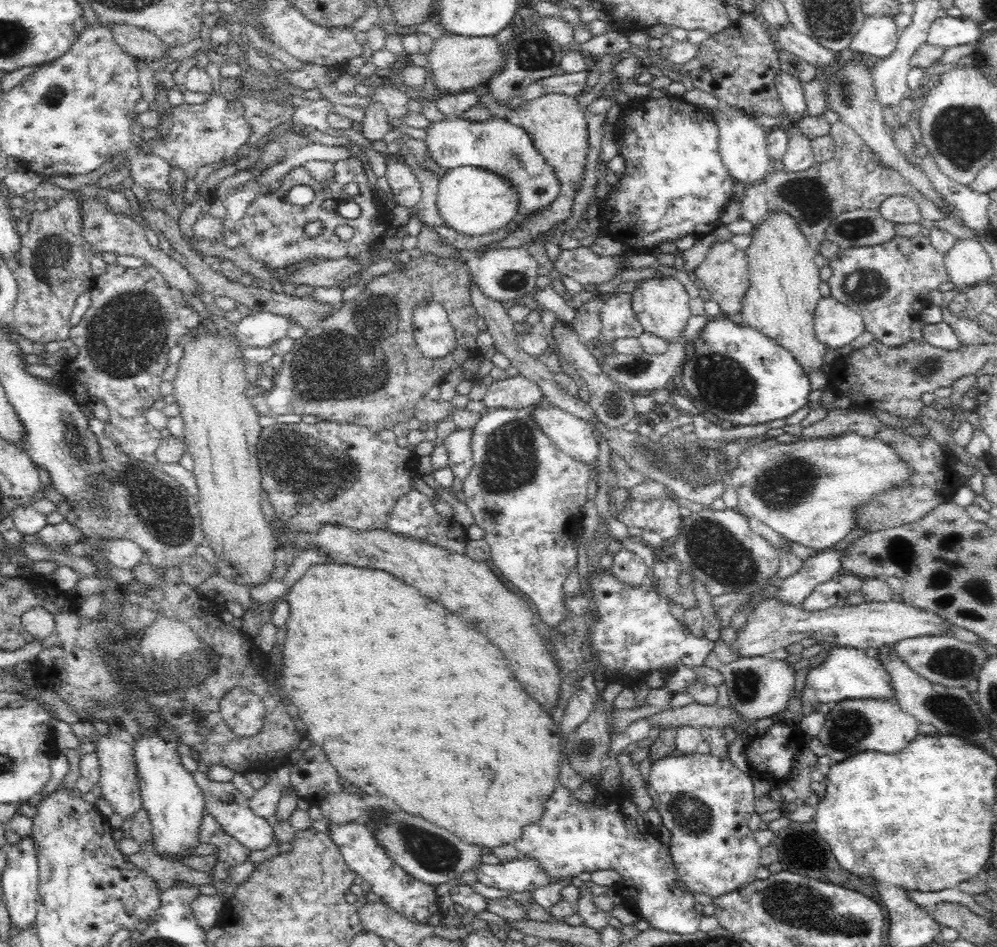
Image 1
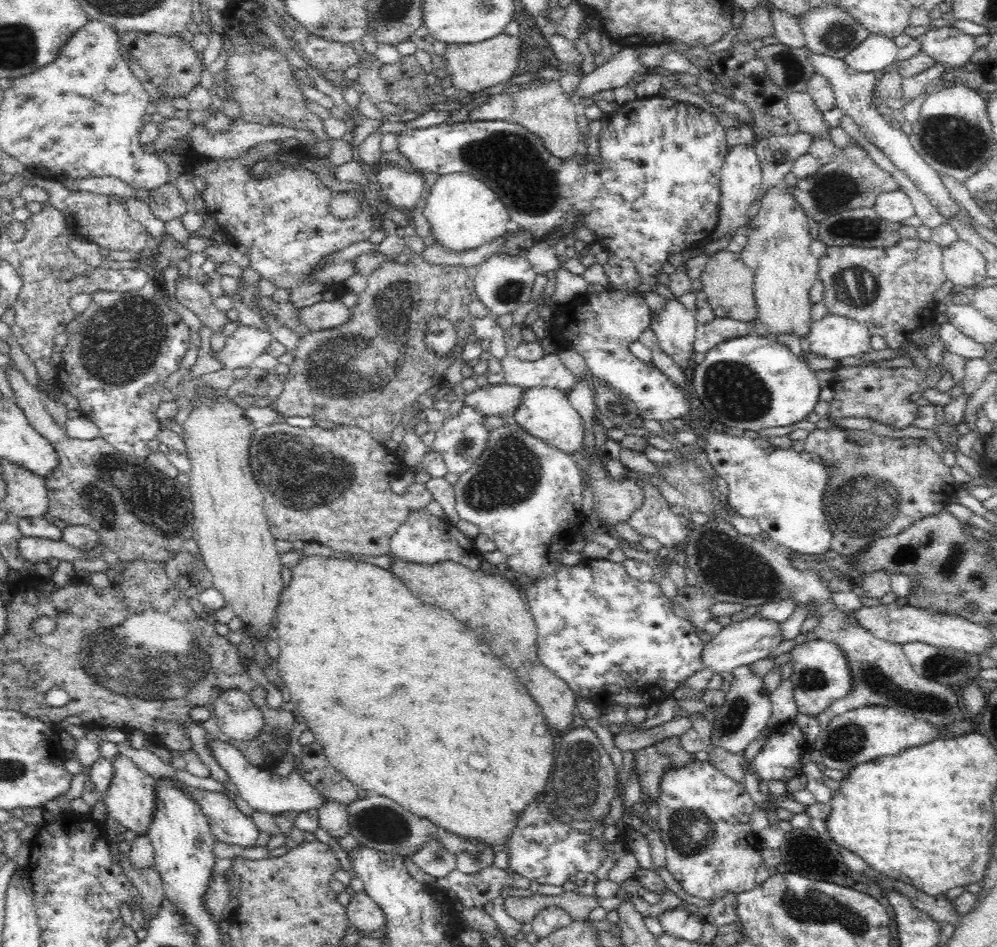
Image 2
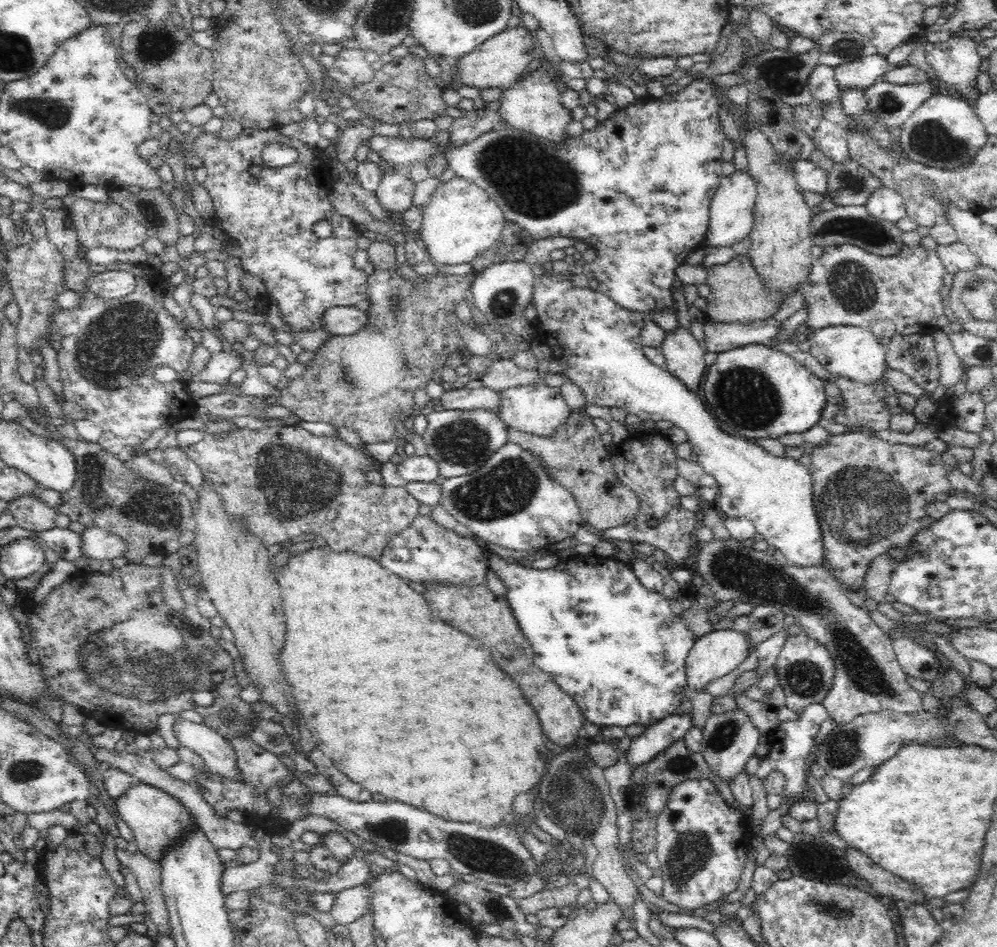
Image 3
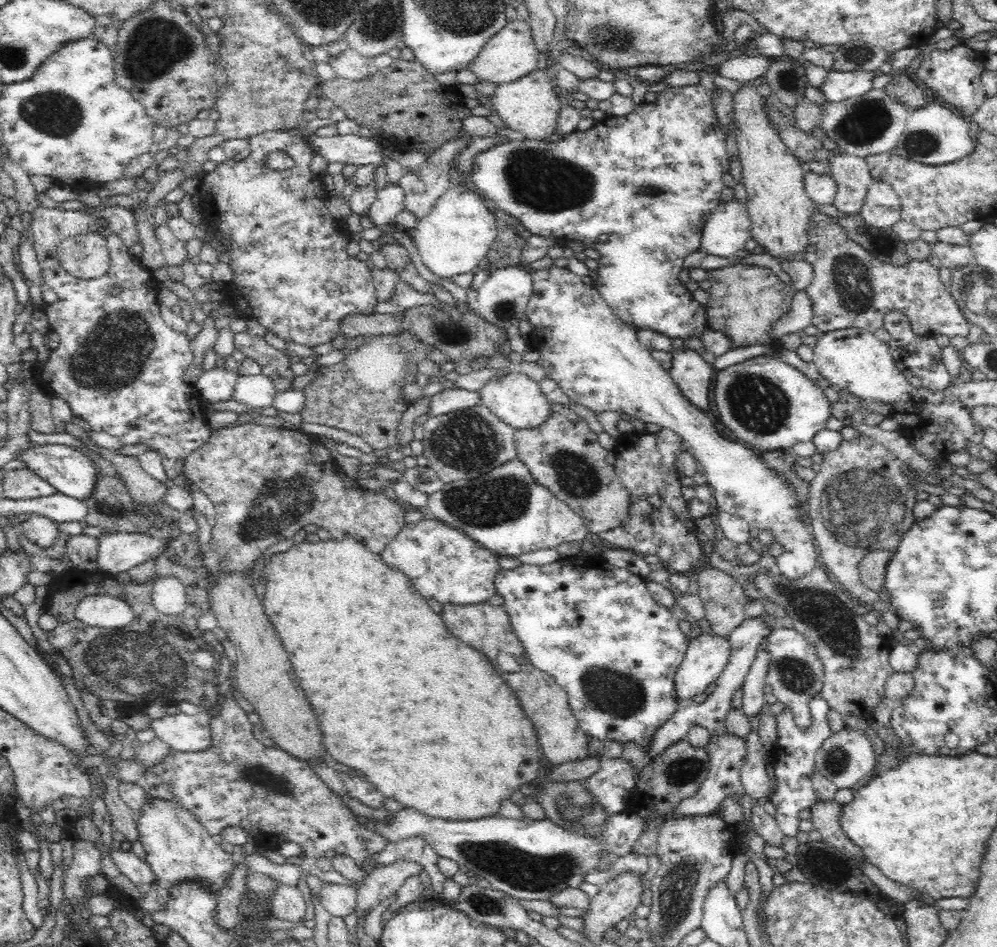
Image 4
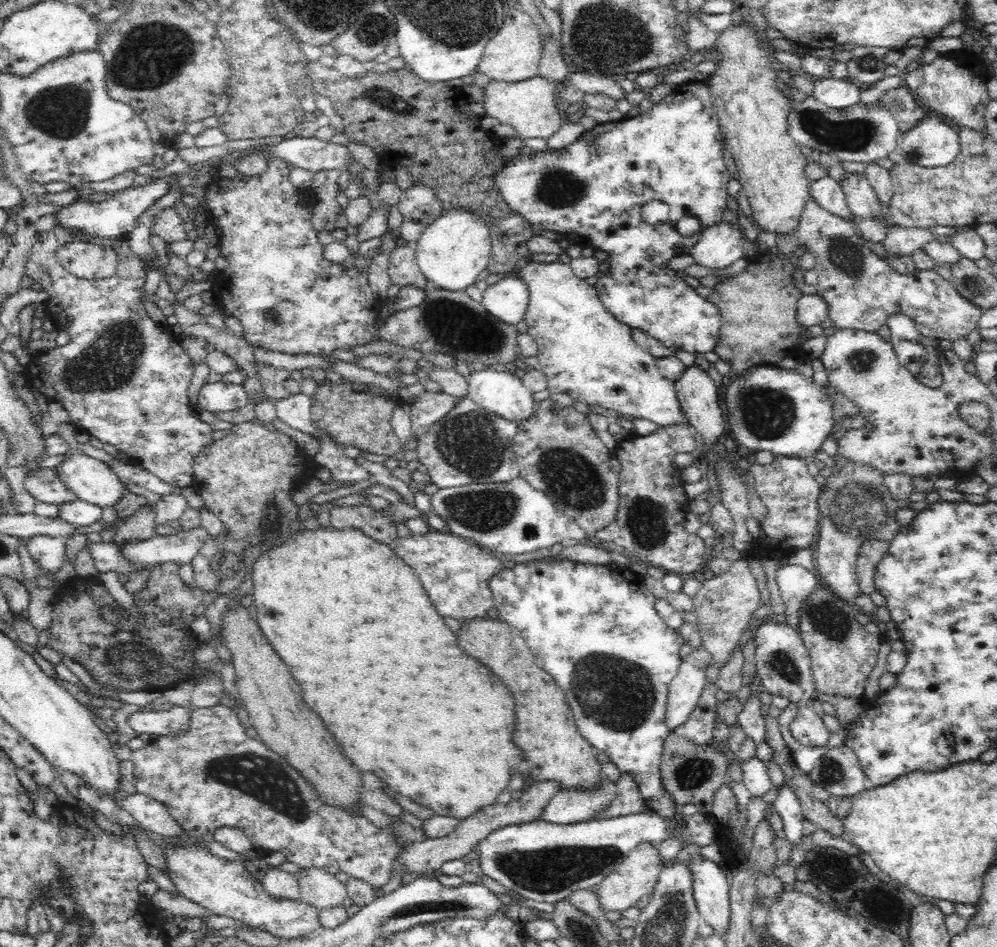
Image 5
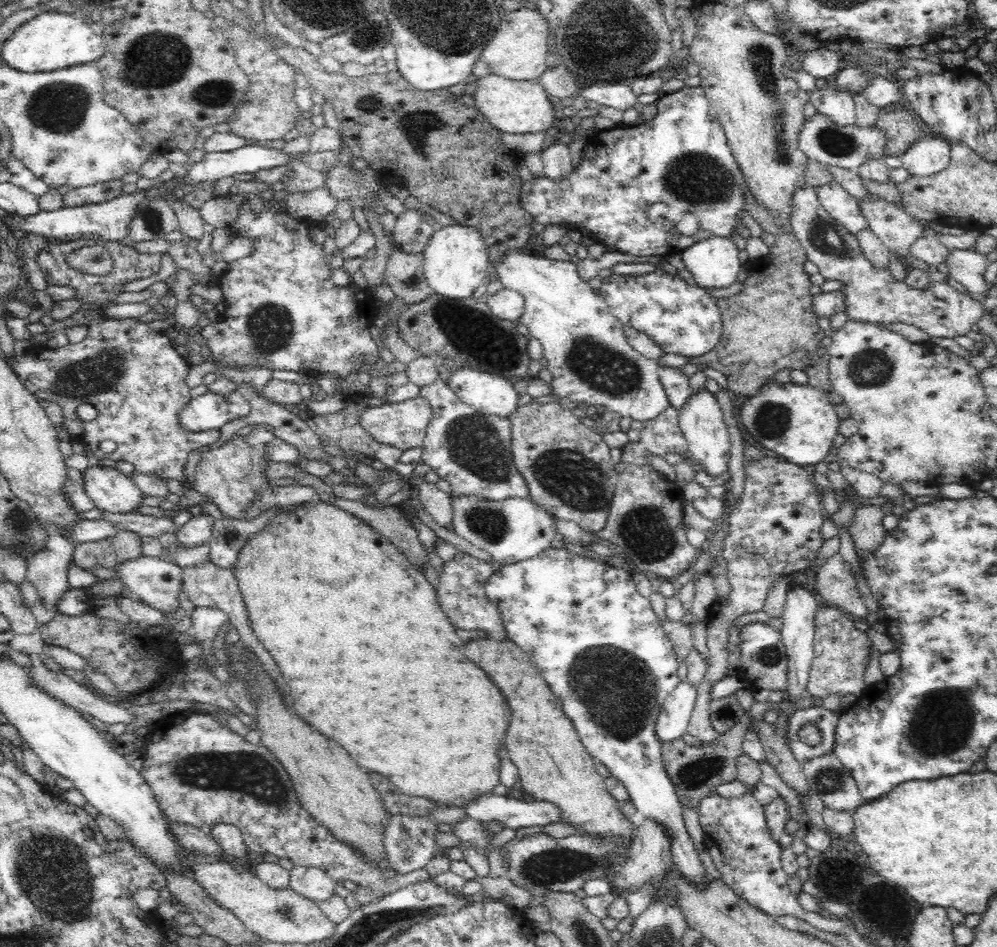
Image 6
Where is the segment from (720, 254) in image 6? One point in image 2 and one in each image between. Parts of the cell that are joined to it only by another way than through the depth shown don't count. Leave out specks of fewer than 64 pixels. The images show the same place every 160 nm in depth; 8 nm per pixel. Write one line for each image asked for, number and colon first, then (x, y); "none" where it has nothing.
2: (741, 175)
3: (732, 213)
4: (728, 226)
5: (717, 247)

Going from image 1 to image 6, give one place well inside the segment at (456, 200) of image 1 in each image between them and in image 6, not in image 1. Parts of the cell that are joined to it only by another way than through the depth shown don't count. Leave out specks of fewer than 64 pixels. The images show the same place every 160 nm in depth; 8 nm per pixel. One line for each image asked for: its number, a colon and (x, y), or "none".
2: (464, 213)
3: (460, 221)
4: (454, 238)
5: (455, 249)
6: (456, 260)

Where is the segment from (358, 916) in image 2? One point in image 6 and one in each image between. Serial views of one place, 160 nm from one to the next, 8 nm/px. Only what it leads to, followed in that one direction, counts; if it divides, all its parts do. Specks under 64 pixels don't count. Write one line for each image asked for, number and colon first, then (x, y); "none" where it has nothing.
3: (349, 905)
4: (338, 900)
5: (318, 888)
6: (315, 884)

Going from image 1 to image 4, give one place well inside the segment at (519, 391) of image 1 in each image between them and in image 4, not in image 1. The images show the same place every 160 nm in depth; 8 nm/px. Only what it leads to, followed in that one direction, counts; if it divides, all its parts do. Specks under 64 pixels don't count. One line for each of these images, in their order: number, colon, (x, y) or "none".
2: (501, 400)
3: (483, 398)
4: (448, 400)

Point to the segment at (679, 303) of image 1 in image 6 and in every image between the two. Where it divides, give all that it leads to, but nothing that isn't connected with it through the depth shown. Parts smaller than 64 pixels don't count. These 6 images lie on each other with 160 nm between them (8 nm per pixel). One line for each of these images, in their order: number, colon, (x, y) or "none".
2: (675, 326)
3: (684, 356)
4: (693, 375)
5: (698, 394)
6: (701, 420)

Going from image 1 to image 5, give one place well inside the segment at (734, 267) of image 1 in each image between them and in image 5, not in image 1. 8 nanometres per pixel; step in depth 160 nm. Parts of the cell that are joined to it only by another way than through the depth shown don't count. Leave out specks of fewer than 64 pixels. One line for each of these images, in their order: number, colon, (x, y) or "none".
2: (726, 280)
3: (737, 294)
4: (744, 300)
5: (758, 308)

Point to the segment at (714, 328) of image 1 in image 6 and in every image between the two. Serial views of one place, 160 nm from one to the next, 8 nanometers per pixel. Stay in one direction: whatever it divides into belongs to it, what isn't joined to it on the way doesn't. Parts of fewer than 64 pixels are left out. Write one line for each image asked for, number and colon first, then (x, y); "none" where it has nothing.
2: (752, 382)
3: (758, 390)
4: (770, 405)
5: (769, 408)
6: (798, 422)

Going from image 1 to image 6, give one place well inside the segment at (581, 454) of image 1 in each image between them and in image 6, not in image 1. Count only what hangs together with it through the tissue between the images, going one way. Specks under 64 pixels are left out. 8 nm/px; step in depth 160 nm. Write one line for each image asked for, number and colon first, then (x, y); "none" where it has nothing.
2: (546, 413)
3: (539, 409)
4: (515, 399)
5: (501, 392)
6: (489, 394)

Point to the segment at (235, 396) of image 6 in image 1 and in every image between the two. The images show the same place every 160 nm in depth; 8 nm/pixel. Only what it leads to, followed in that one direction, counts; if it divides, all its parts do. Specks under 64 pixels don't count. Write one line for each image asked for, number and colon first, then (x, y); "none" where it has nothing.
1: (260, 329)
2: (246, 343)
3: (221, 364)
4: (217, 384)
5: (215, 397)

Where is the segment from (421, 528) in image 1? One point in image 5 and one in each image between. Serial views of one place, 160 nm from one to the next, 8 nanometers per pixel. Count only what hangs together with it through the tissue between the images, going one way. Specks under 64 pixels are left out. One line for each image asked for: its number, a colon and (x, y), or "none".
2: (423, 538)
3: (424, 552)
4: (442, 562)
5: (454, 572)

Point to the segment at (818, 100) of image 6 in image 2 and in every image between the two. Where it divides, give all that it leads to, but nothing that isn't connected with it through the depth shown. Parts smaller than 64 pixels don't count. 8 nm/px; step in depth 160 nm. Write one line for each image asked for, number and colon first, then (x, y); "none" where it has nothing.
2: (877, 53)
3: (863, 72)
4: (838, 86)
5: (834, 93)

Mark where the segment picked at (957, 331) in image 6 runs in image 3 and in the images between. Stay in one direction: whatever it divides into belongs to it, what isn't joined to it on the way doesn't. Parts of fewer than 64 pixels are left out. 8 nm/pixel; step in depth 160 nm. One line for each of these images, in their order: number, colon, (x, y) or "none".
3: (847, 285)
4: (852, 288)
5: (862, 291)

